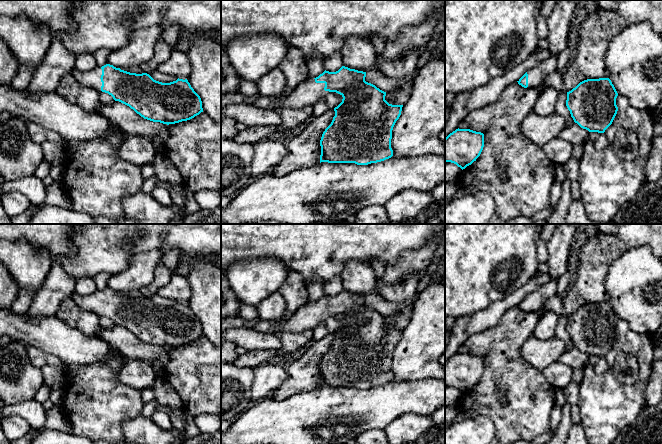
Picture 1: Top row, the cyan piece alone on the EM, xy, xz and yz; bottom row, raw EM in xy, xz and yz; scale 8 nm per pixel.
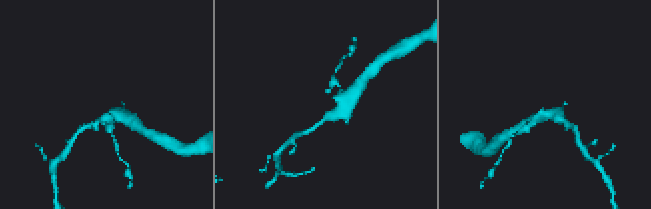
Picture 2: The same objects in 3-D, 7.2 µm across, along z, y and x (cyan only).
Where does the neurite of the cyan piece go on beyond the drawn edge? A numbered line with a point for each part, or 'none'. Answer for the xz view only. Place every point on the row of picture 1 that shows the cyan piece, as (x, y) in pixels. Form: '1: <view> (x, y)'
1: xz (307, 93)

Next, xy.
1: xy (91, 78)

